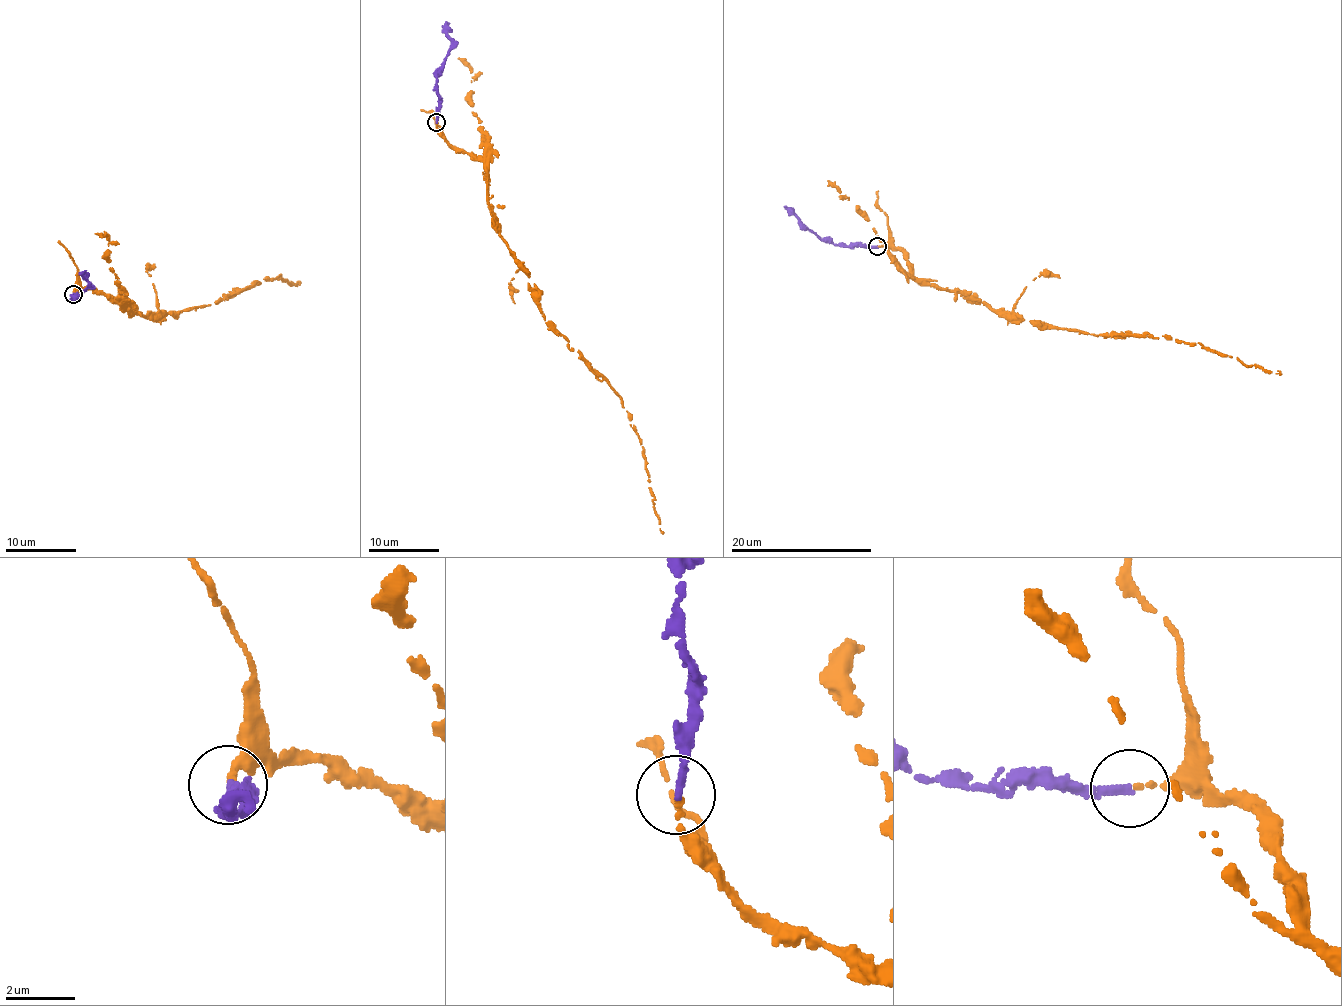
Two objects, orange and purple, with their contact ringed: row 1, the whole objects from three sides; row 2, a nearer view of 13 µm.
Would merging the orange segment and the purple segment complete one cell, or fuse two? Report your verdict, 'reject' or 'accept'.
accept

